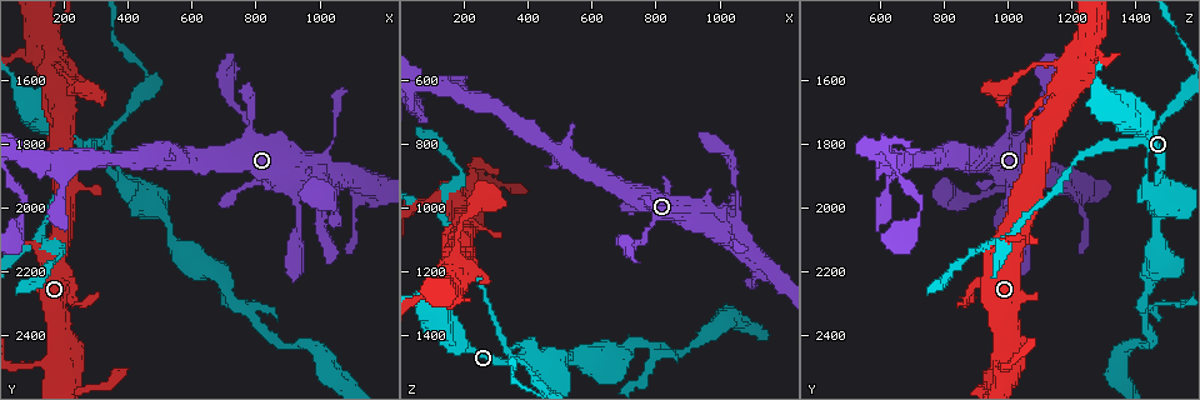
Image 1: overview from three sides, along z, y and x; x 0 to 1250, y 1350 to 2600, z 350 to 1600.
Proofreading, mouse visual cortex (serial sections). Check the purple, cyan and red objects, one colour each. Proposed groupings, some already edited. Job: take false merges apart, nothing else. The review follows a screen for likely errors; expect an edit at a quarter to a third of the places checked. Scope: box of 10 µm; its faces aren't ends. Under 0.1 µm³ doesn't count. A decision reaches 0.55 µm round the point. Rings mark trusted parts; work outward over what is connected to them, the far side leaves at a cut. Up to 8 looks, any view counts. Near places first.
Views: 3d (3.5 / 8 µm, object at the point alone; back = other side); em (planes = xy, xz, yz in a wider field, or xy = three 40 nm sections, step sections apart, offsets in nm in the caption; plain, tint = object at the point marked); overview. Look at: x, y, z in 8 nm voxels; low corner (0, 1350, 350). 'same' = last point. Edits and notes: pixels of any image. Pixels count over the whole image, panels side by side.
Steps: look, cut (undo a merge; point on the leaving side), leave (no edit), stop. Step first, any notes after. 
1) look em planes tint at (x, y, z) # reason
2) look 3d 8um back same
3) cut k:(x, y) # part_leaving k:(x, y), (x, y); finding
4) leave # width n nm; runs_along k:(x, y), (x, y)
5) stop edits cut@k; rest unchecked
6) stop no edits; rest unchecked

look 3d 3.5um back at (1040, 1900, 1040) # four or more arms meet

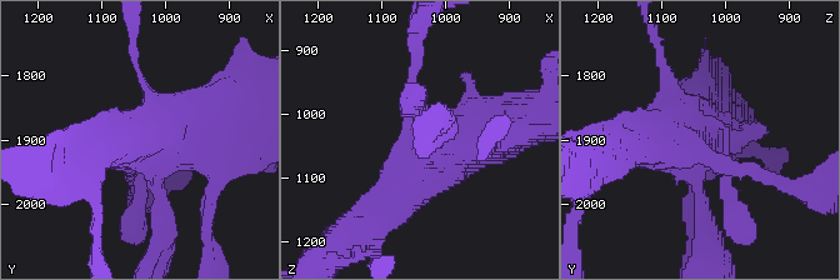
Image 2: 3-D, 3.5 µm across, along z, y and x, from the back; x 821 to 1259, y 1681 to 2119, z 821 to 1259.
look em xy step 2 tint same

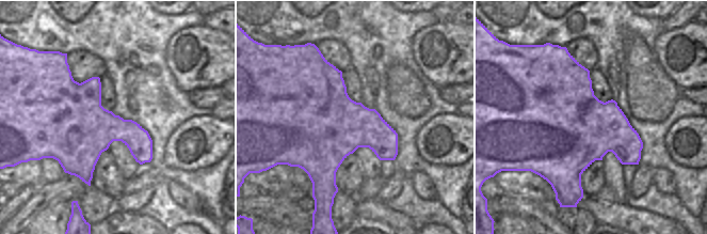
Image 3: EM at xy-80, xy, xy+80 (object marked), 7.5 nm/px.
leave # runs_along 2:(515, 121), (426, 154), (384, 209); one cell here

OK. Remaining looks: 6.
look 3d 3.5um at (400, 1930, 1460) # two arms at a narrow angle

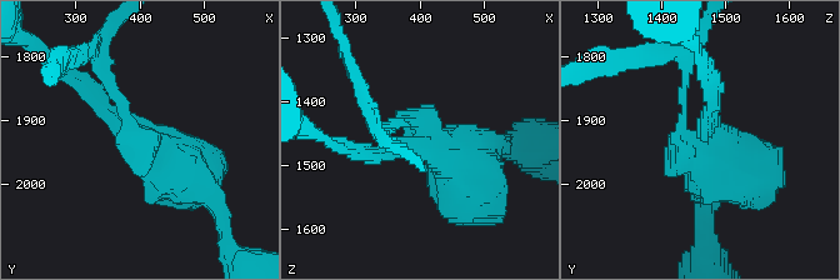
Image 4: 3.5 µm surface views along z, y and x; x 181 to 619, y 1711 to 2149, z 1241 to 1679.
look em xy step 1 plain at (400, 1925, 1465)

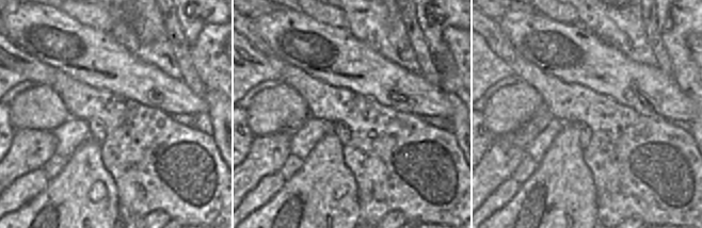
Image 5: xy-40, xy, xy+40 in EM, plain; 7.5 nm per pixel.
look em xy step 1 tint same

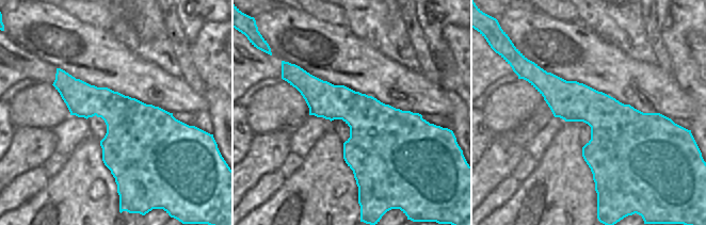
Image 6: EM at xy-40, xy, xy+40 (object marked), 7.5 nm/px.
cut 4:(113, 91) # width 440 nm; a second cell is stuck on

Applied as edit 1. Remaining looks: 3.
look overview

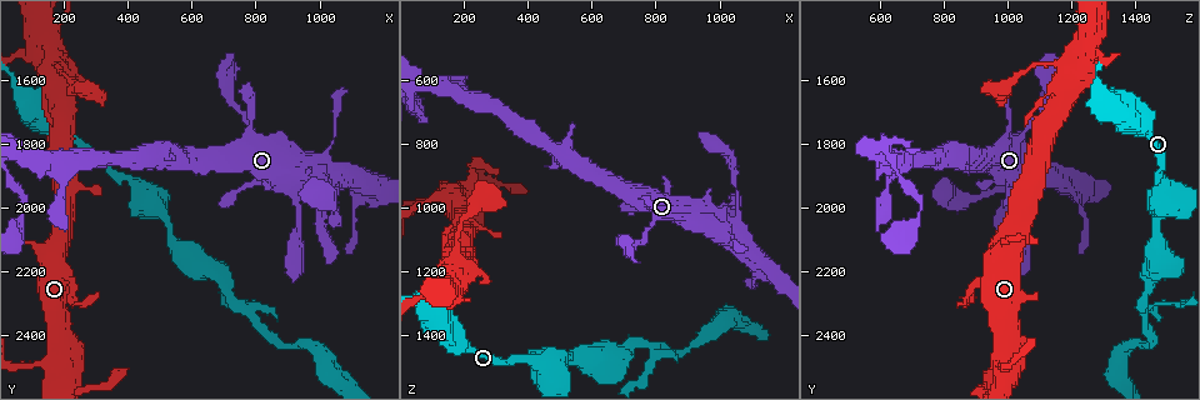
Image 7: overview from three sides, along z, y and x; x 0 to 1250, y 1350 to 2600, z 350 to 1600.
look 3d 3.5um at (770, 2320, 1430) # three-way junction

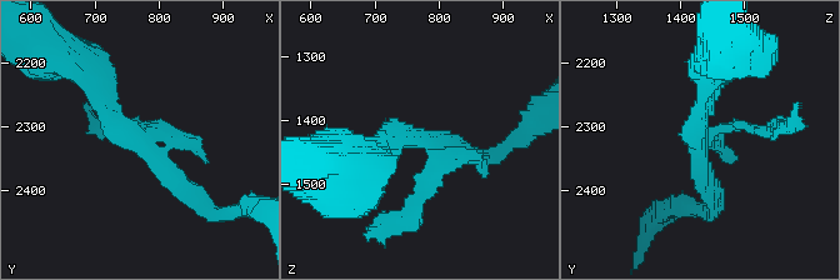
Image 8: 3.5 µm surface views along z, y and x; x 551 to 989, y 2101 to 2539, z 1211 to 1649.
look em planes tint at (770, 2325, 1425) # now the EM

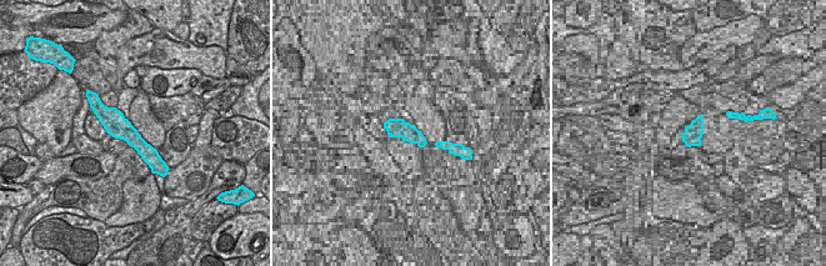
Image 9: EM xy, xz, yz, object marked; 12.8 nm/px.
leave # runs_along 8:(90, 81), (105, 116), (198, 196); continuous, no second cell

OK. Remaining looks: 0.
stop edits cut@4; rest unchecked

